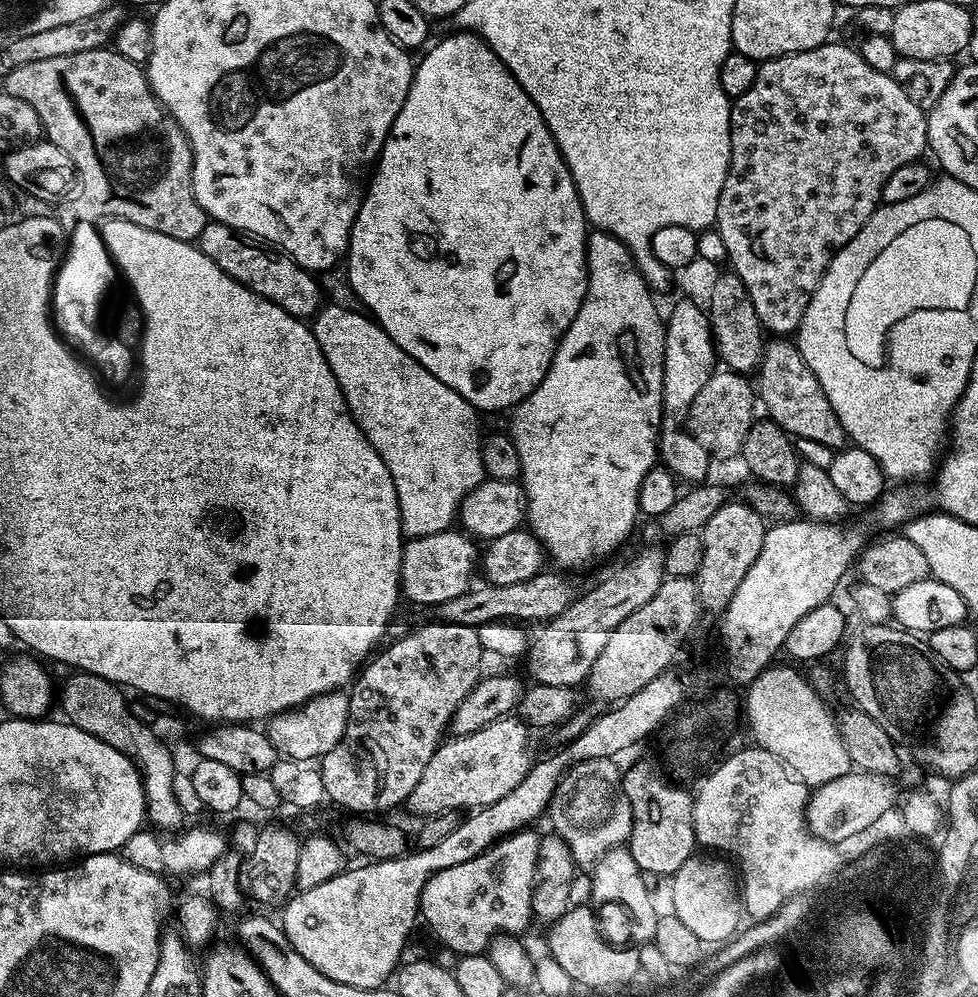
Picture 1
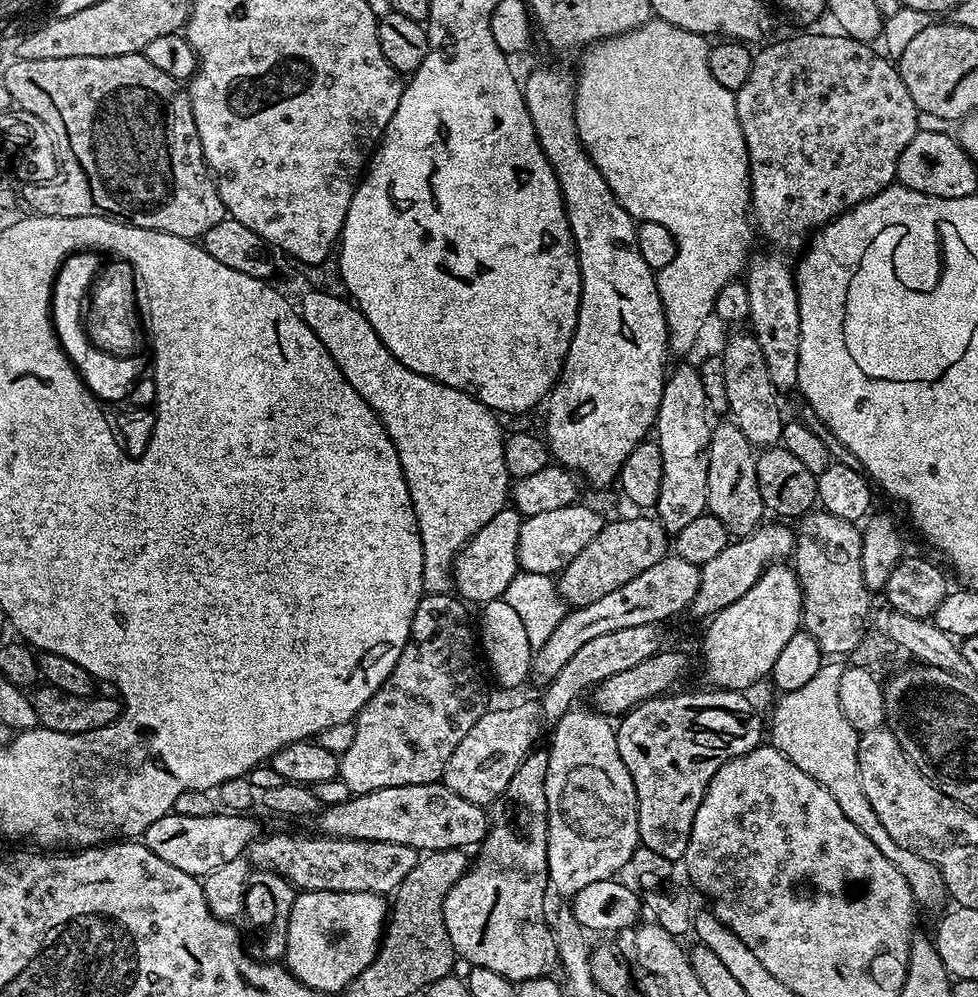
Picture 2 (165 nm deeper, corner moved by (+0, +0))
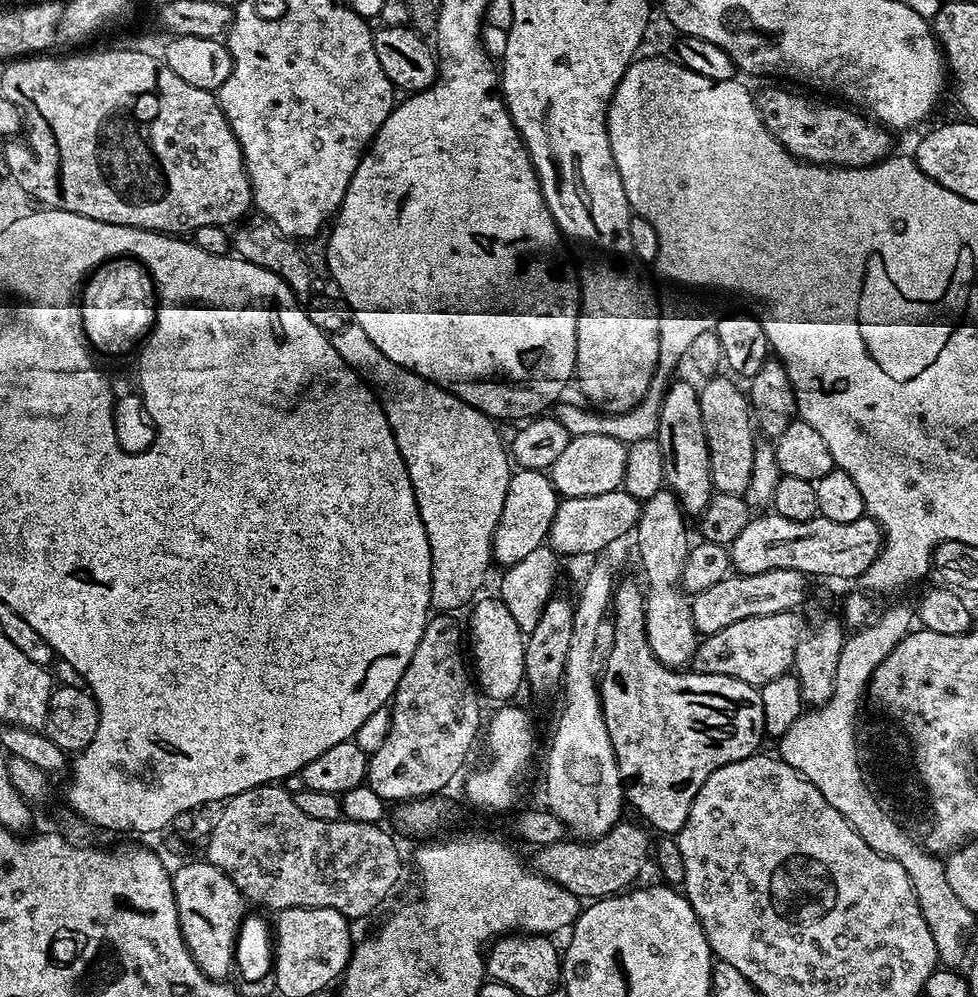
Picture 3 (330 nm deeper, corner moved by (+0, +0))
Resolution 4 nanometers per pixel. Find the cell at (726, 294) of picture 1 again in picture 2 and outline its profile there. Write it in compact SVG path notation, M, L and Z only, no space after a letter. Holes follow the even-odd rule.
M750 332L731 333L726 340L720 359L720 372L726 386L728 412L731 423L746 434L749 444L763 450L780 444L780 435L786 423L786 416L780 413L778 390L770 382L765 358L756 337ZM777 396L777 397L776 397Z

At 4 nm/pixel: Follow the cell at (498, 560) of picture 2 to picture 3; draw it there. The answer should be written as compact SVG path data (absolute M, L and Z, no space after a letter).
M513 471L510 486L506 490L506 502L502 506L502 518L494 530L492 558L497 565L509 566L529 556L538 547L546 544L548 531L554 522L558 493L547 471Z

